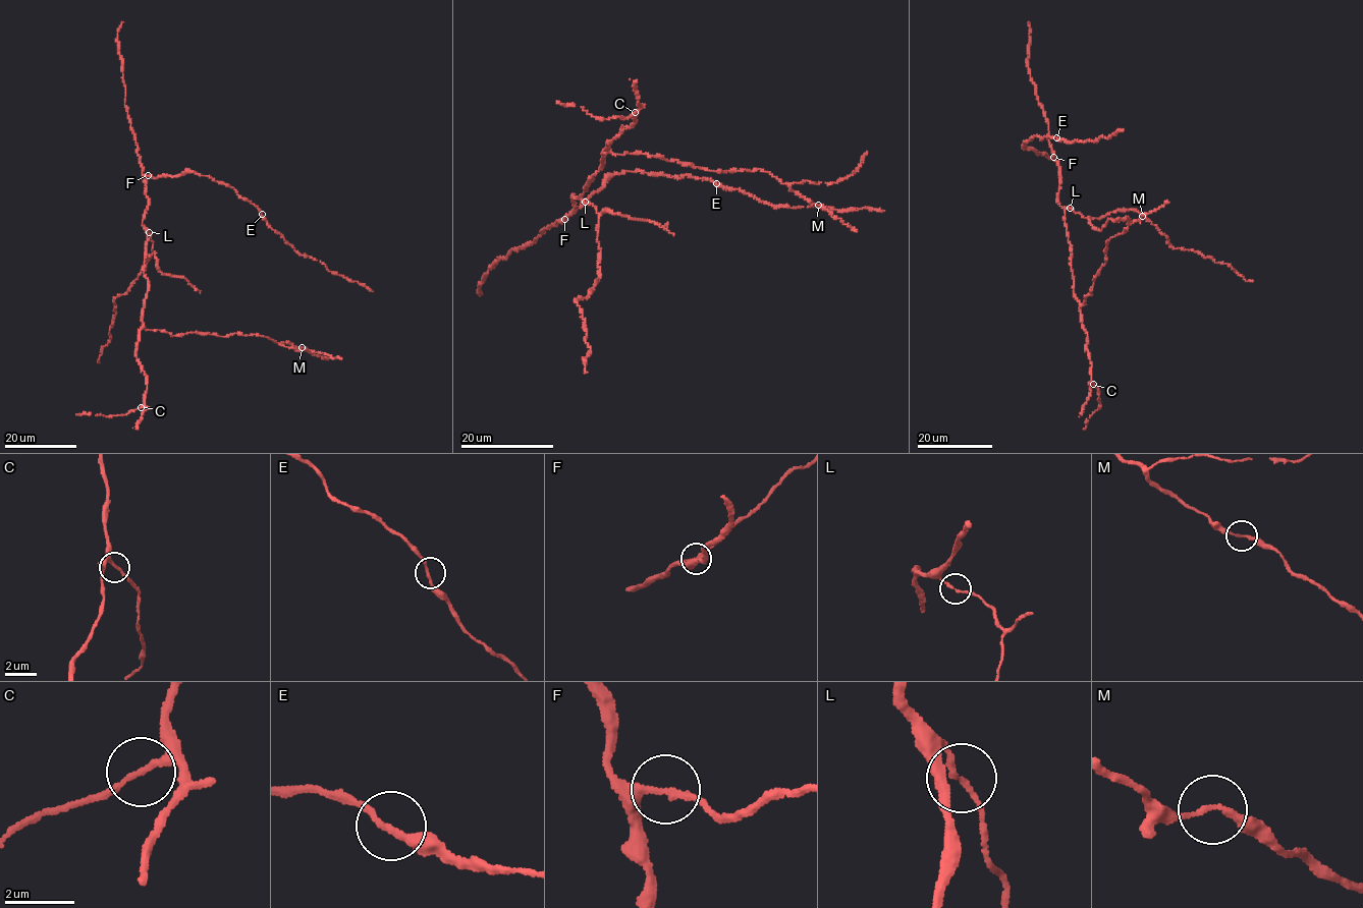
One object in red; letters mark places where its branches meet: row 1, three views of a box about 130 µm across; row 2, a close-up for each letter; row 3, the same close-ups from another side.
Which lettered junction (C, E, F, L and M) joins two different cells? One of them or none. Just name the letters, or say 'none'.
none

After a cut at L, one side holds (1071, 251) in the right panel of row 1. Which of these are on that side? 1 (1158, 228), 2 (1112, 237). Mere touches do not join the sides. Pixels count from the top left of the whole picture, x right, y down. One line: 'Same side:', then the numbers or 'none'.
Same side: 2

